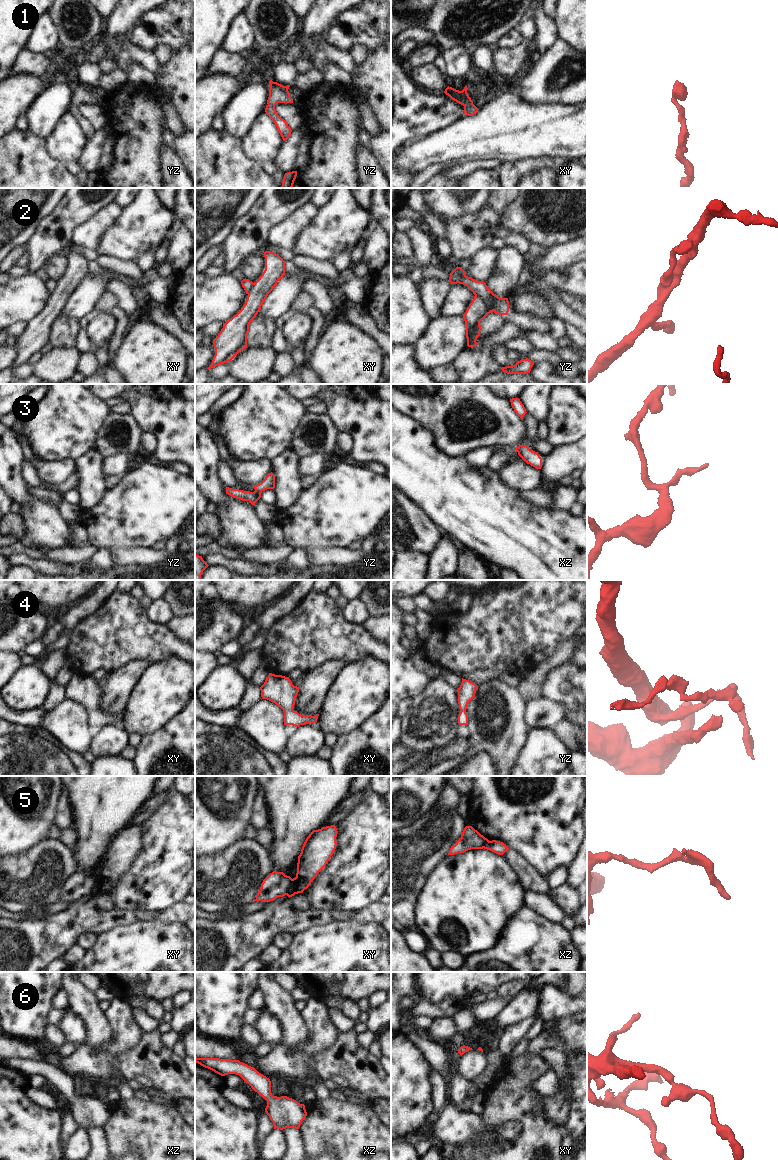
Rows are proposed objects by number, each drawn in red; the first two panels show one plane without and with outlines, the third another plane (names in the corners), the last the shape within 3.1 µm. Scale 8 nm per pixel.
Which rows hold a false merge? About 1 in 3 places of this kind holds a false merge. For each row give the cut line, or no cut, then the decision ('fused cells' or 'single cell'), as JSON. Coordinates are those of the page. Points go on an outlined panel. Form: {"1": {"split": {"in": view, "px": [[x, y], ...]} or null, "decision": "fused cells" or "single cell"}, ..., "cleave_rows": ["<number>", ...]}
{"1": {"split": null, "decision": "single cell"}, "2": {"split": {"in": "yz", "px": [[485, 284], [477, 284], [474, 287], [477, 292], [475, 295]]}, "decision": "fused cells"}, "3": {"split": null, "decision": "single cell"}, "4": {"split": null, "decision": "single cell"}, "5": {"split": {"in": "xy", "px": [[293, 879], [292, 885], [286, 894]]}, "decision": "fused cells"}, "6": {"split": null, "decision": "single cell"}, "cleave_rows": ["2", "5"]}

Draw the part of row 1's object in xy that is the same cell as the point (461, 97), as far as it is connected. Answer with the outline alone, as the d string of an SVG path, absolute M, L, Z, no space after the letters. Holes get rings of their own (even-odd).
M467 86L462 91L456 90L452 87L447 87L444 91L452 100L464 106L464 114L472 116L478 112L478 108L473 104L473 101L467 93Z

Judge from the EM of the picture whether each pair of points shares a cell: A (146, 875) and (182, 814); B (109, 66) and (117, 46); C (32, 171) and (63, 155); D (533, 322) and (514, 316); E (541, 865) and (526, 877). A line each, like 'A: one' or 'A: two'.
A: one
B: one
C: two
D: one
E: two

